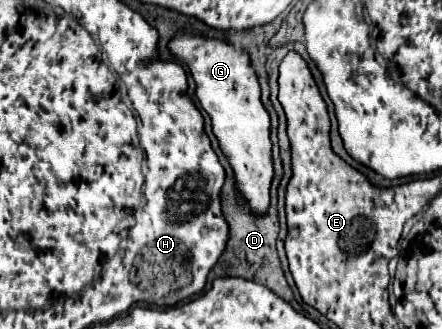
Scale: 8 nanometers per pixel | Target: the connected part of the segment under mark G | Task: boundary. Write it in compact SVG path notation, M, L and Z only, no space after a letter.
M178 30L172 36L168 50L192 72L196 82L194 94L212 120L212 132L234 170L240 198L250 206L254 216L264 216L270 208L270 184L274 178L270 114L260 100L260 82L248 52L238 52L236 46L224 40L206 38L186 30Z

